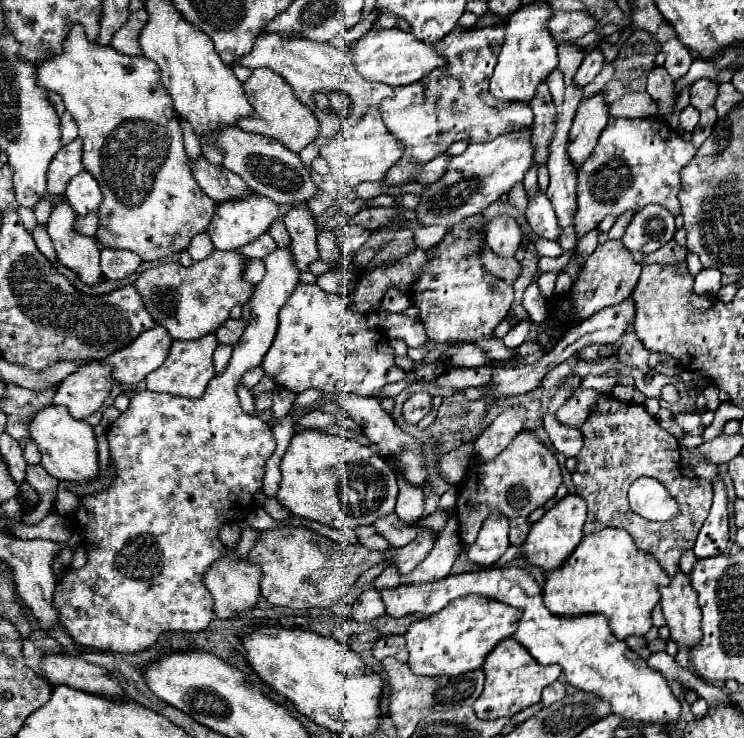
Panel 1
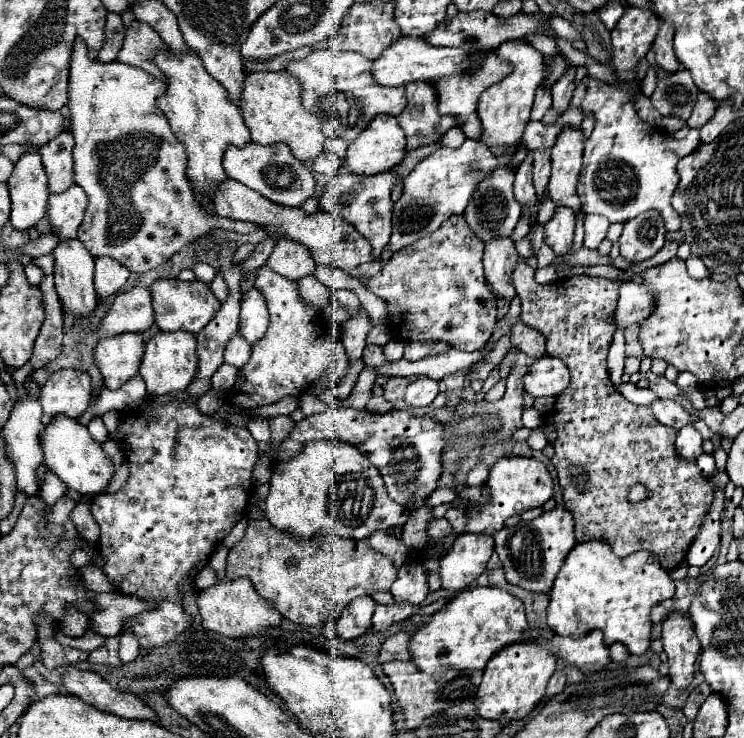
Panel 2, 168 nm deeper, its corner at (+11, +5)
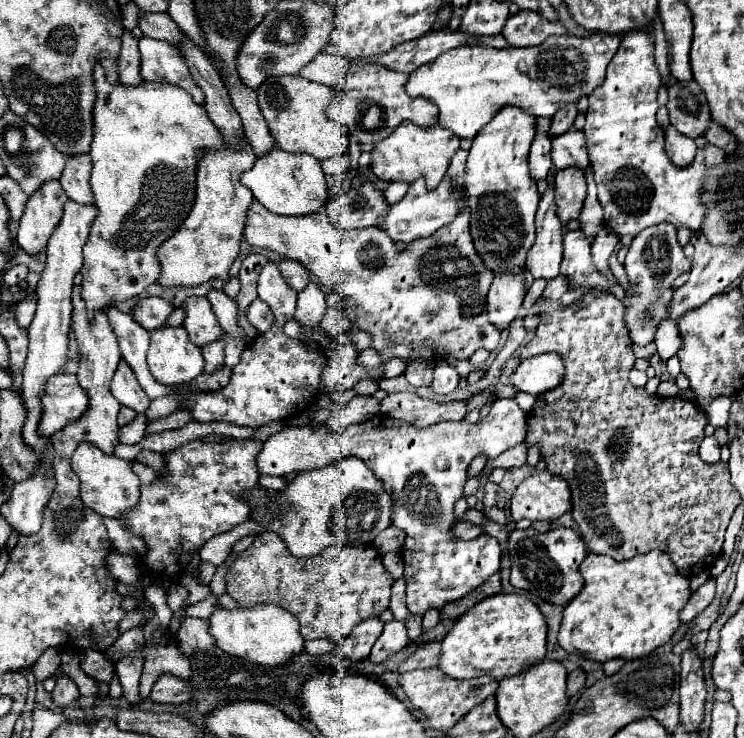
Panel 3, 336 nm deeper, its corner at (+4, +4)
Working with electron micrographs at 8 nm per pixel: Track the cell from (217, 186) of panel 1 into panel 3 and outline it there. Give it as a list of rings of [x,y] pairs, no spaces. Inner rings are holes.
[[[253,200],[247,212],[243,238],[251,246],[267,248],[305,264],[325,288],[341,294],[347,302],[347,310],[343,314],[355,320],[361,330],[371,334],[373,348],[381,352],[383,362],[393,356],[399,356],[407,362],[437,360],[443,354],[449,354],[457,360],[467,360],[479,348],[495,350],[499,344],[501,330],[491,326],[487,318],[481,318],[485,310],[487,290],[493,282],[493,272],[483,266],[483,260],[479,258],[473,246],[467,212],[459,214],[455,222],[439,228],[429,238],[419,238],[417,242],[407,244],[405,250],[399,252],[395,250],[395,242],[377,226],[339,230],[331,226],[323,210],[307,216],[279,216],[269,212],[259,200]]]

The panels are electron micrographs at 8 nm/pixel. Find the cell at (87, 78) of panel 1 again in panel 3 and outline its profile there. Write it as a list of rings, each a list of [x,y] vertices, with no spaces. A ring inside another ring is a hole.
[[[95,64],[95,70],[93,70],[93,78],[95,78],[95,90],[97,90],[97,100],[95,100],[95,106],[93,106],[93,142],[91,142],[91,160],[93,160],[93,170],[91,170],[91,190],[93,190],[93,196],[95,196],[95,206],[97,206],[97,216],[95,216],[95,222],[91,224],[91,232],[89,232],[89,238],[83,246],[83,268],[81,268],[81,274],[83,274],[83,300],[87,304],[87,312],[93,314],[95,310],[103,310],[111,304],[117,304],[117,302],[123,302],[123,300],[129,300],[133,296],[139,296],[143,292],[145,286],[153,284],[159,280],[159,258],[157,258],[157,250],[159,246],[171,238],[179,226],[183,224],[183,220],[187,218],[191,206],[193,206],[193,200],[195,200],[195,154],[203,148],[219,148],[223,146],[223,138],[219,136],[219,130],[215,128],[215,124],[209,120],[205,108],[201,104],[195,104],[193,98],[177,88],[177,86],[171,86],[167,82],[141,82],[137,86],[127,86],[127,84],[109,84],[105,74],[103,74],[103,68],[99,64]]]

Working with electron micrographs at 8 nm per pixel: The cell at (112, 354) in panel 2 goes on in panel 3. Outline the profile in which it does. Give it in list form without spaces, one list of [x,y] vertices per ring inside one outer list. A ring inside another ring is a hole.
[[[119,362],[119,368],[113,376],[111,392],[119,400],[119,404],[133,408],[135,412],[145,412],[151,402],[143,392],[143,388],[139,386],[135,372],[131,370],[131,366],[127,366],[127,362]]]

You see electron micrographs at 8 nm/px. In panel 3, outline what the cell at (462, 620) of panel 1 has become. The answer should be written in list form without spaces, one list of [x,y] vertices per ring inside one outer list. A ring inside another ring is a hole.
[[[499,592],[477,602],[469,612],[455,620],[453,628],[441,638],[437,668],[451,678],[473,678],[487,674],[501,680],[541,662],[547,646],[545,636],[545,618],[527,596]]]

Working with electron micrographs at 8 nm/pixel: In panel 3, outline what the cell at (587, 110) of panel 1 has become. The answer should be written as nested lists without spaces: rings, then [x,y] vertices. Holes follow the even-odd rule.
[[[571,166],[567,170],[557,170],[555,174],[555,192],[557,192],[557,216],[563,222],[563,228],[567,220],[579,218],[579,212],[583,208],[583,200],[587,194],[587,182],[585,172],[577,166]]]

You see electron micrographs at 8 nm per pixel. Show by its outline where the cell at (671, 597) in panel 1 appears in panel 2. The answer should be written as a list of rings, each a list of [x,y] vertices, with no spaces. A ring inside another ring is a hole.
[[[672,613],[662,627],[664,651],[668,655],[668,677],[678,691],[690,687],[700,655],[700,643],[694,633],[692,621],[680,613]]]

